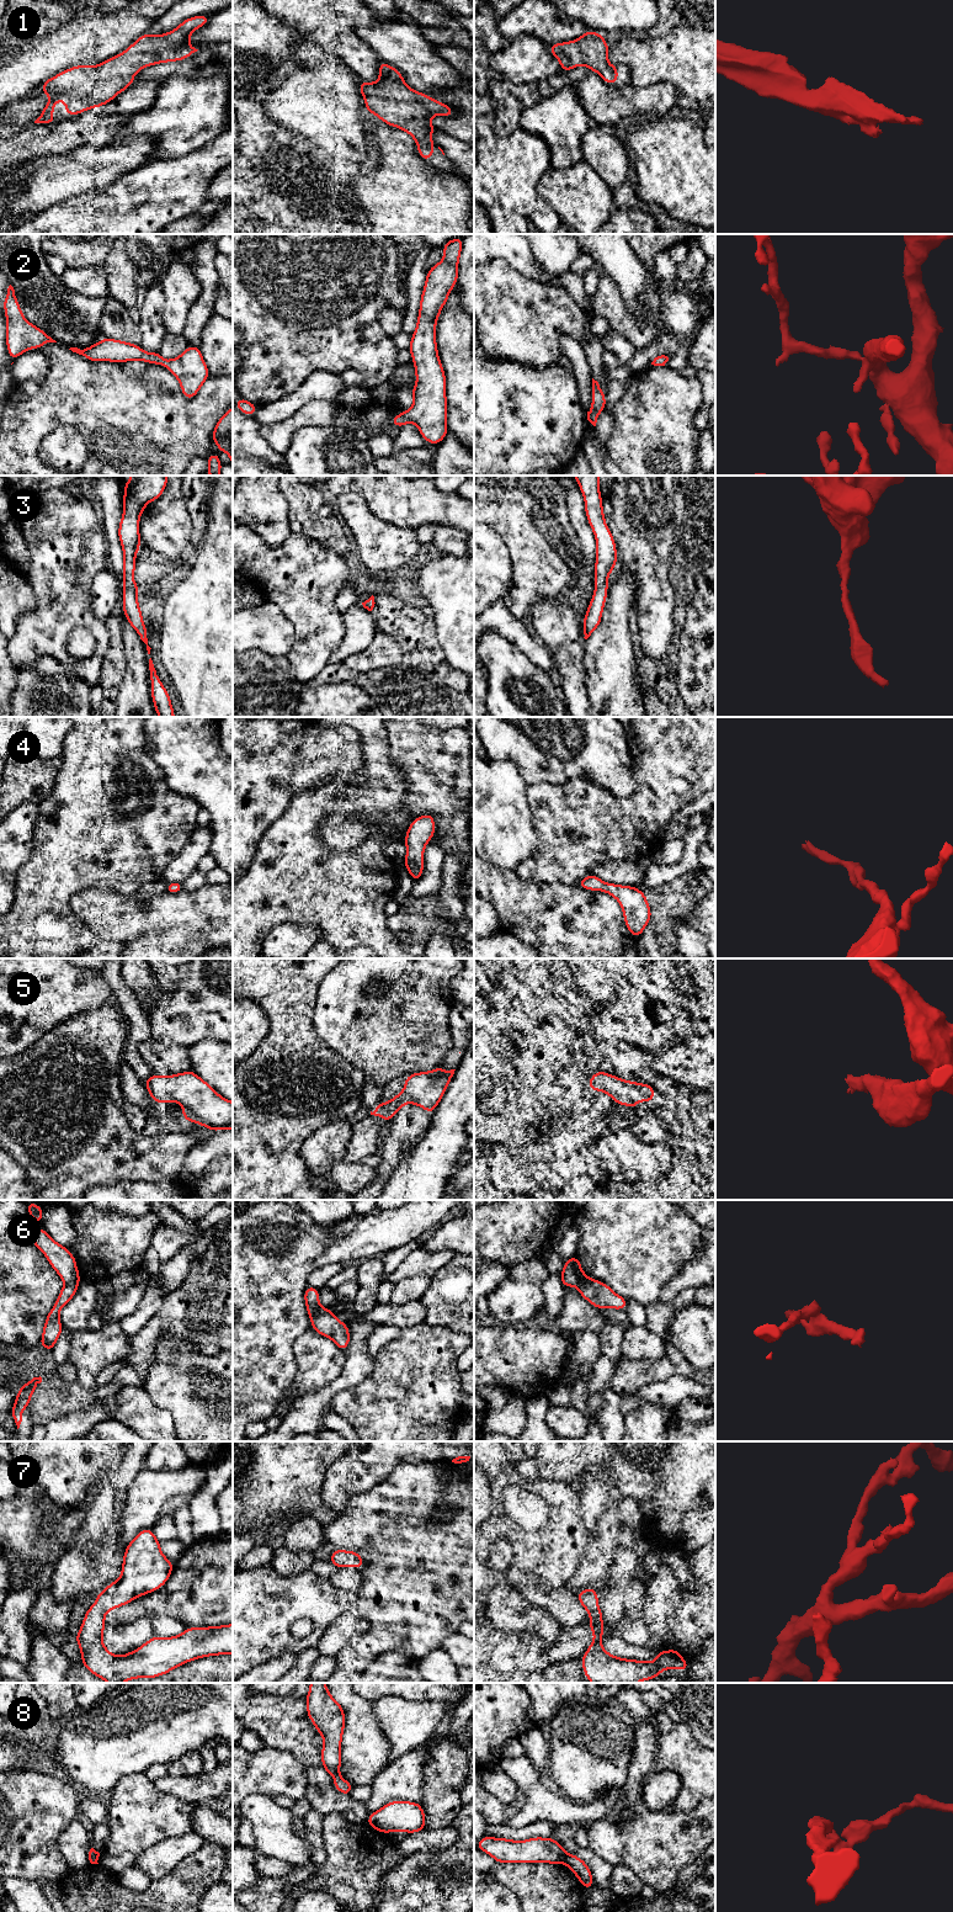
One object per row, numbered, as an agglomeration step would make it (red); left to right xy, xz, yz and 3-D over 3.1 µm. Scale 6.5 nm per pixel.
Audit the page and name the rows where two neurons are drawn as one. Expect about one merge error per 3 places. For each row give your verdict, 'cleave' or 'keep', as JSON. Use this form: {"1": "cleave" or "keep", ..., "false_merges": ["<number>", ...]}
{"1": "keep", "2": "keep", "3": "keep", "4": "keep", "5": "keep", "6": "cleave", "7": "keep", "8": "cleave", "false_merges": ["6", "8"]}

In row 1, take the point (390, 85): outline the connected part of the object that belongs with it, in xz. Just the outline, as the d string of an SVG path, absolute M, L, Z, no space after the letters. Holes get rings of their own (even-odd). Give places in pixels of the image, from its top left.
M383 60L379 62L379 80L362 80L360 92L367 112L385 124L408 132L417 144L419 155L430 163L435 145L431 134L436 129L430 118L436 115L452 117L454 110L408 86L401 73Z

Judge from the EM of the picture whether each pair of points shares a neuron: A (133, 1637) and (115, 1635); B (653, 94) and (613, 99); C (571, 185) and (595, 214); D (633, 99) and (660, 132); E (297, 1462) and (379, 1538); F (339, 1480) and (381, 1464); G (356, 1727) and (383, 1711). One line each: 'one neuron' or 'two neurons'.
A: one neuron
B: one neuron
C: one neuron
D: two neurons
E: two neurons
F: one neuron
G: two neurons

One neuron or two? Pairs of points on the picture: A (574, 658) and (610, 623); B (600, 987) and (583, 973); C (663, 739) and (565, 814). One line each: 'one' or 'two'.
A: two
B: one
C: one

